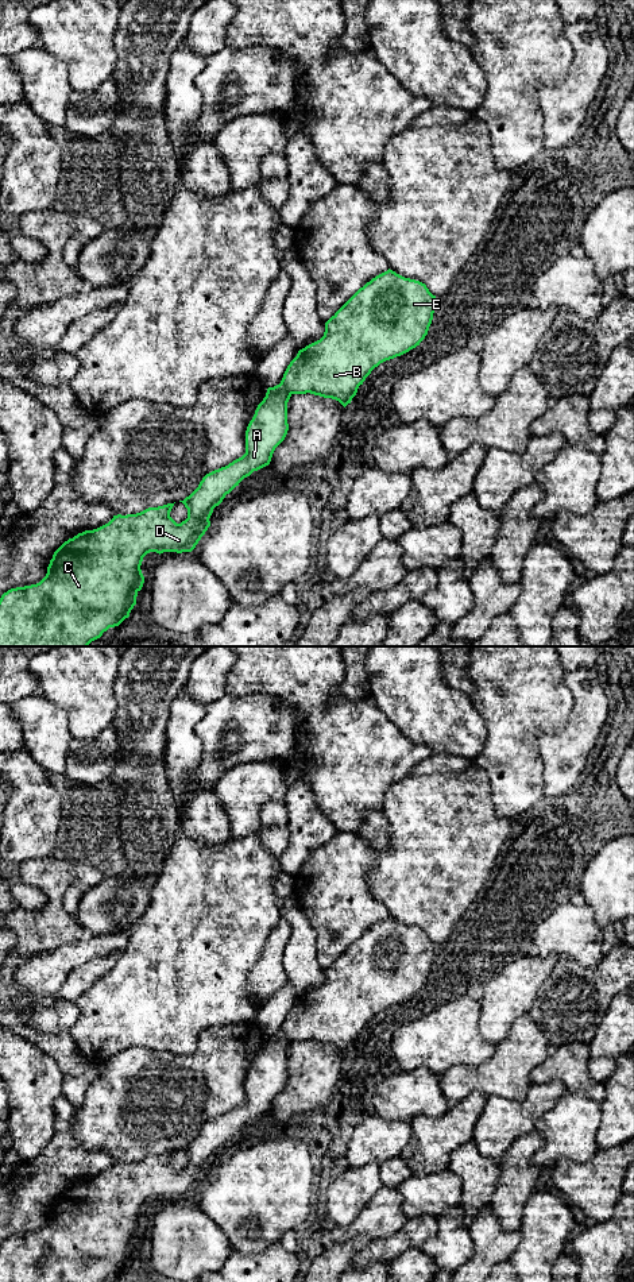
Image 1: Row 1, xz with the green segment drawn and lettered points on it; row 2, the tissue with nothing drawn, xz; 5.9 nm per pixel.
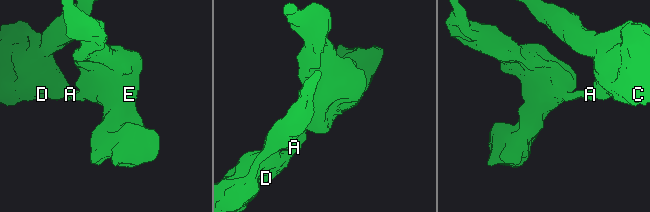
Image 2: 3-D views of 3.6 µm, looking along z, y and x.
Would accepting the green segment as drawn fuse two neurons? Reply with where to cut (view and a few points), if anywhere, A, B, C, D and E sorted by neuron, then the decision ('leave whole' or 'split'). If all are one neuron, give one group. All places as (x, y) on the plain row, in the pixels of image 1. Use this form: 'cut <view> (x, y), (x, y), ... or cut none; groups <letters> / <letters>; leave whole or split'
cut xz (281, 1030), (292, 1041); groups A C D / B E; split

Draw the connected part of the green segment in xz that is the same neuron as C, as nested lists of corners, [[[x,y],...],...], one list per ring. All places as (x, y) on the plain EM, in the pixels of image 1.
[[[279,1031],[268,1035],[266,1044],[258,1053],[252,1067],[246,1078],[246,1101],[225,1115],[206,1121],[198,1135],[183,1148],[179,1148],[188,1156],[188,1166],[177,1171],[170,1159],[174,1151],[158,1155],[148,1155],[136,1162],[113,1163],[113,1166],[93,1178],[78,1181],[73,1186],[65,1189],[53,1202],[47,1215],[46,1224],[36,1232],[11,1236],[0,1246],[0,1282],[103,1282],[109,1275],[119,1274],[129,1264],[131,1258],[136,1252],[138,1240],[142,1237],[144,1224],[140,1213],[143,1205],[150,1200],[192,1200],[201,1185],[210,1174],[210,1163],[213,1156],[219,1154],[227,1142],[229,1142],[239,1131],[270,1112],[275,1096],[285,1088],[287,1071],[287,1050],[291,1040]]]

